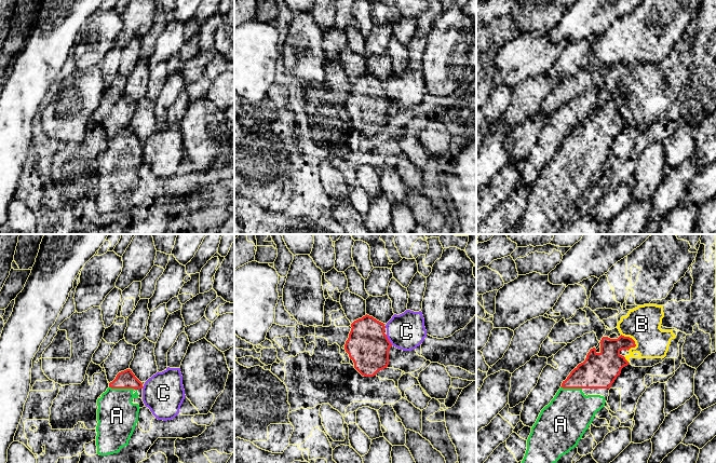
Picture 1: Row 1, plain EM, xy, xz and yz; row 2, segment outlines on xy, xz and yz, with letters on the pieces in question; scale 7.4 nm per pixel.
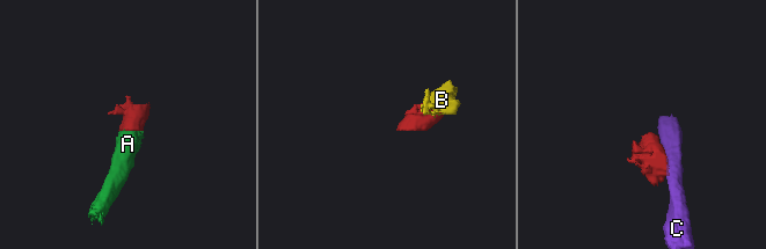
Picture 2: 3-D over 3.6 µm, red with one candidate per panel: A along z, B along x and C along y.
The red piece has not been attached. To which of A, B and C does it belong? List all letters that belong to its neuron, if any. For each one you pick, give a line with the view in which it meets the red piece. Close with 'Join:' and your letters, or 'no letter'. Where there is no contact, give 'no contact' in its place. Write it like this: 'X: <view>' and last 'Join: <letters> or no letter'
A: xy
Join: A

